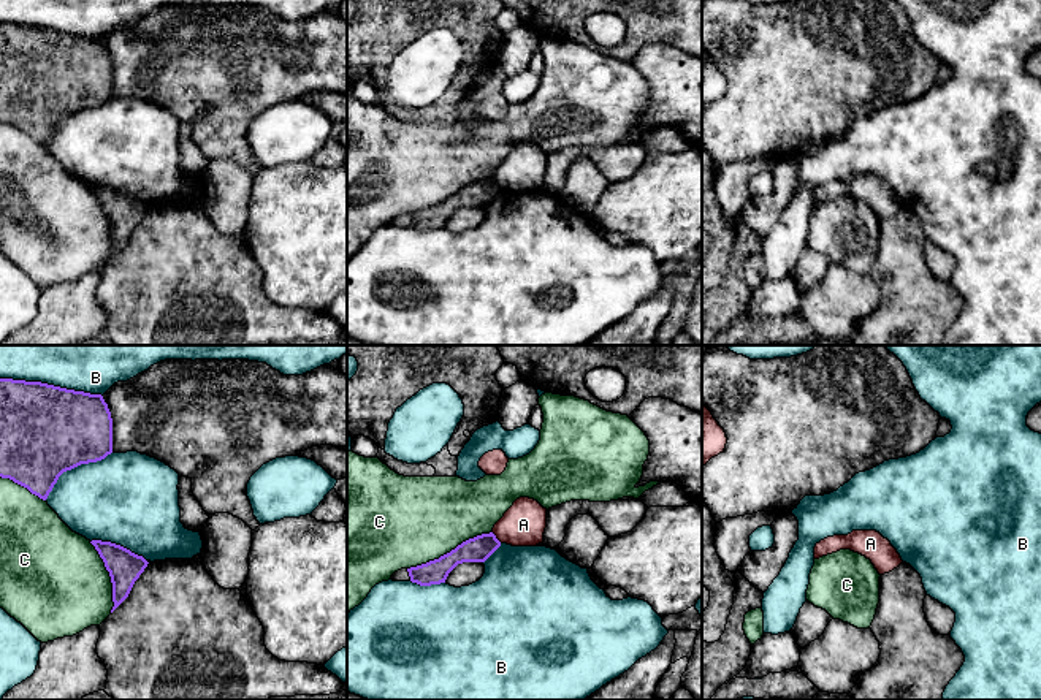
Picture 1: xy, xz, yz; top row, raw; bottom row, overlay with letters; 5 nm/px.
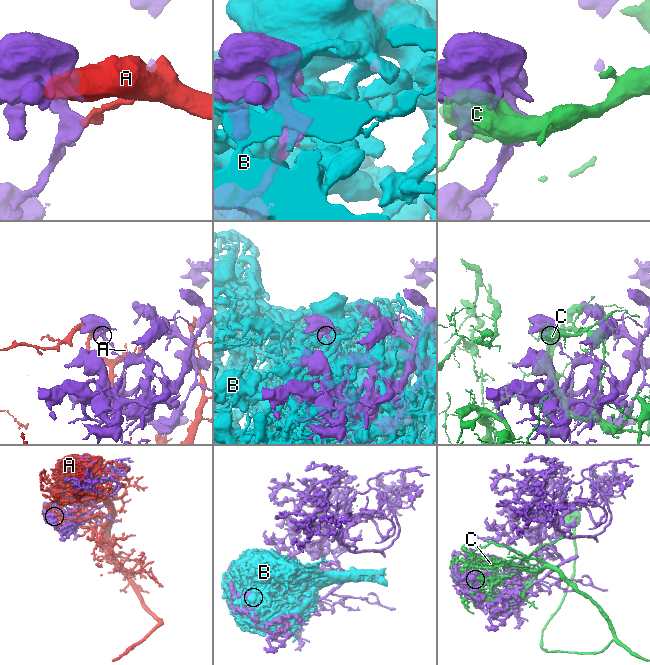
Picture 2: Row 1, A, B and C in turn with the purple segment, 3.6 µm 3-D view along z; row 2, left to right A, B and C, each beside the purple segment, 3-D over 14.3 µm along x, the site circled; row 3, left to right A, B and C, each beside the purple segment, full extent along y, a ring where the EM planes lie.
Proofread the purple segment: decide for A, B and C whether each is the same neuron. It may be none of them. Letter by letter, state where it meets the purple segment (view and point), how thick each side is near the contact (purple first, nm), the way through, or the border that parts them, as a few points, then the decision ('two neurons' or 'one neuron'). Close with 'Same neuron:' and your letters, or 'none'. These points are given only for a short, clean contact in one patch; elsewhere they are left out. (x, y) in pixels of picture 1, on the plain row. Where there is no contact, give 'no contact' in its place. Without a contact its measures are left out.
A: meets purple in xz at (495, 182); 130 nm thick on the purple side, 220 nm on the other; two neurons
B: meets purple in xy at (51, 30); 460 nm thick on the purple side, 200 nm on the other; two neurons
C: meets purple in xz at (450, 197); 130 nm thick on the purple side, 440 nm on the other; two neurons
Same neuron: none

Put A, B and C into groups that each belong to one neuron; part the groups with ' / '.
A / B / C

